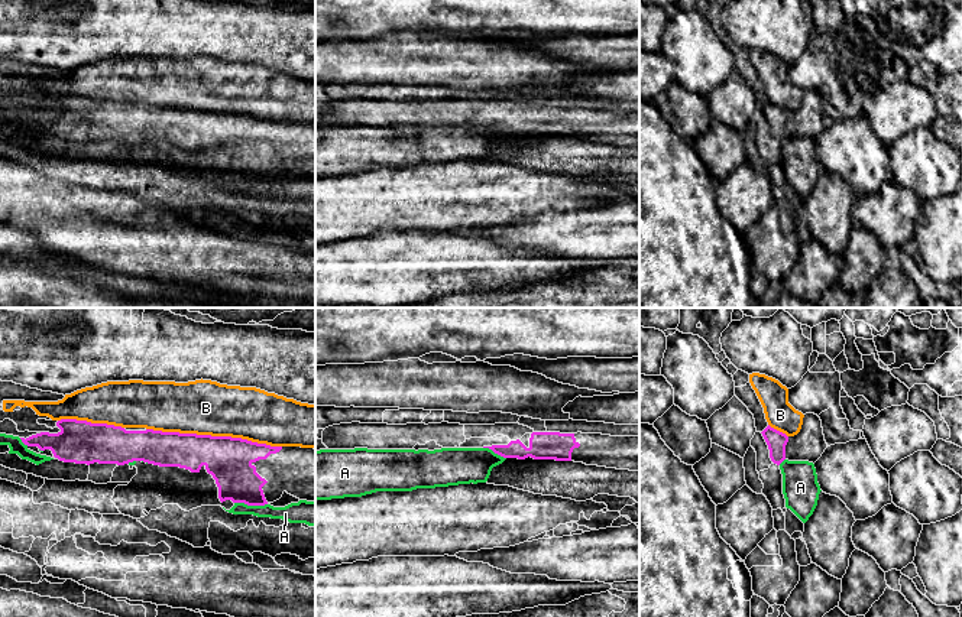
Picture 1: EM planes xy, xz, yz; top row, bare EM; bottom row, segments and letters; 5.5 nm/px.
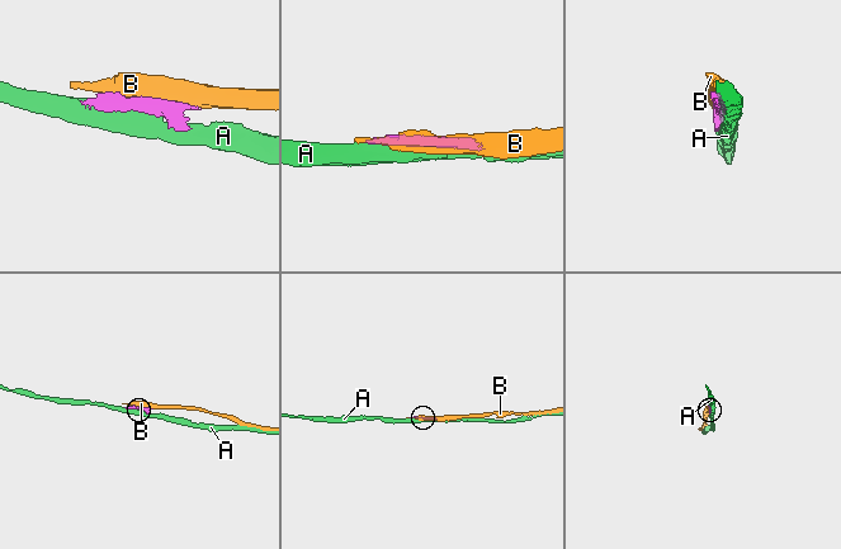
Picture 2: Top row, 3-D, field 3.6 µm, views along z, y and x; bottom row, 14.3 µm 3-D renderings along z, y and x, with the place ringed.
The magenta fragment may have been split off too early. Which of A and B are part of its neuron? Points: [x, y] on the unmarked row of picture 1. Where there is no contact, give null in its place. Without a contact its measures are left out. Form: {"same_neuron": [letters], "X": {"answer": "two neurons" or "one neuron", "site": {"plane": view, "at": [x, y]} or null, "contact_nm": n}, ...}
{"same_neuron": [], "A": {"answer": "two neurons", "site": {"plane": "xy", "at": [250, 181]}, "contact_nm": 180}, "B": {"answer": "two neurons", "site": {"plane": "xy", "at": [214, 113]}, "contact_nm": 750}}

